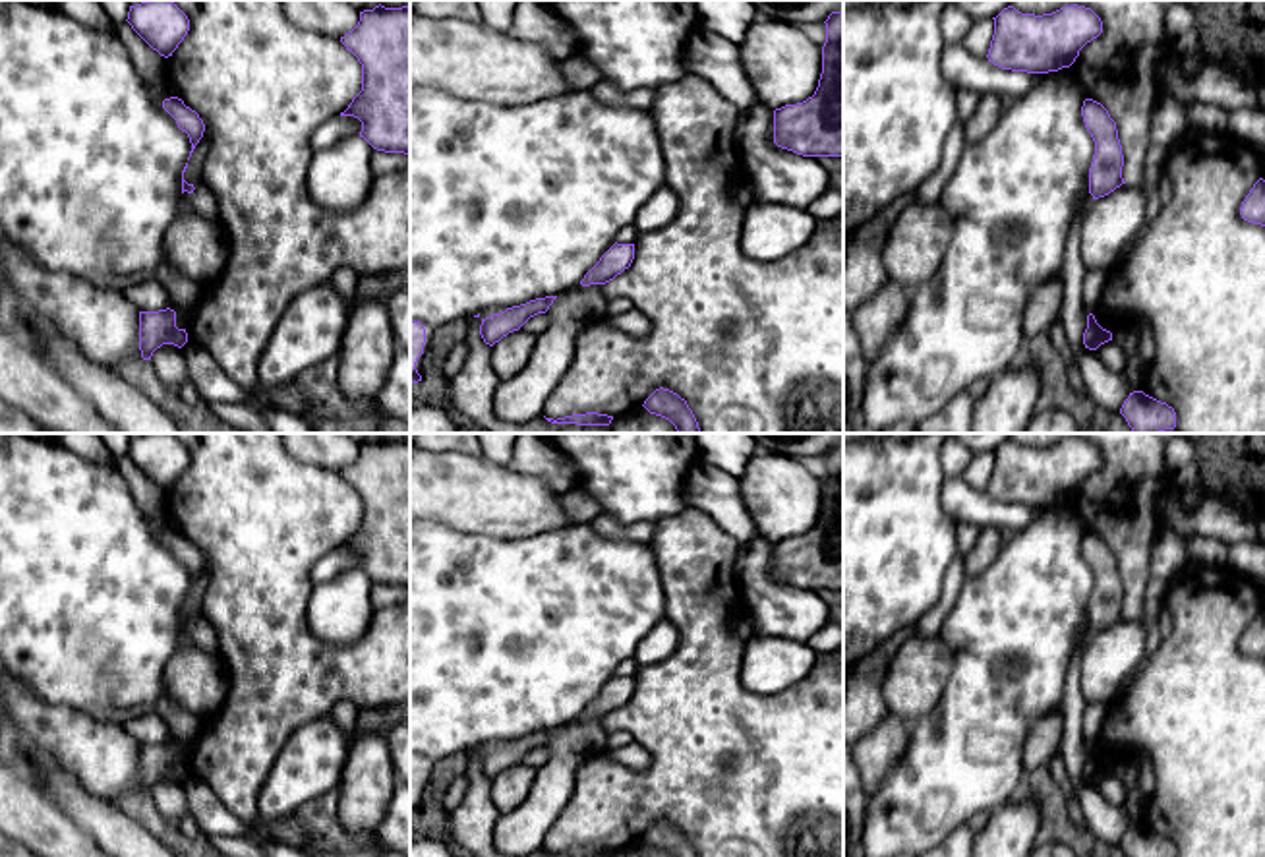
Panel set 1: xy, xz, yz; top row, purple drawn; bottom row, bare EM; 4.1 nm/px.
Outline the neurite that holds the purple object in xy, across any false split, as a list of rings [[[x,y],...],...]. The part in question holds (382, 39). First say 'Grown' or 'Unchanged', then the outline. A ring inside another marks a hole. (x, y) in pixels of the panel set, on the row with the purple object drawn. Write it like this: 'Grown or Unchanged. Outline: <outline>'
Unchanged. Outline: [[[410,4],[360,12],[358,25],[340,43],[362,64],[362,91],[340,116],[358,118],[360,137],[373,149],[410,155]]]

